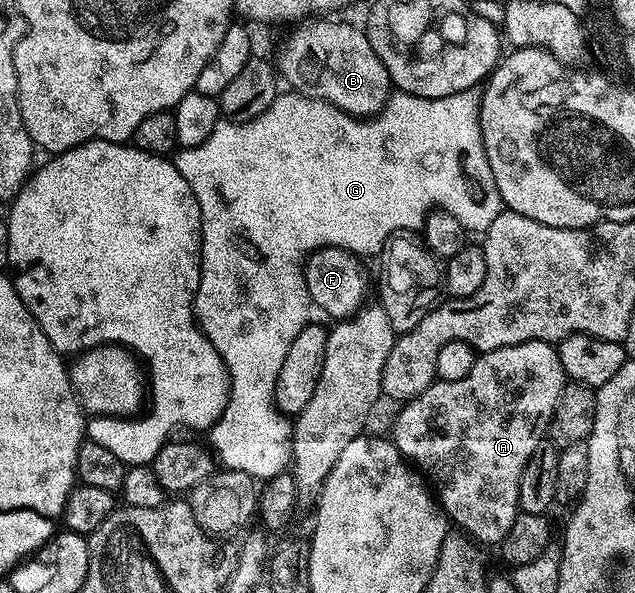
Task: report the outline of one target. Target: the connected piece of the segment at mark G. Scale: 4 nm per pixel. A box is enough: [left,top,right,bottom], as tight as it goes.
[175,89,502,479]

